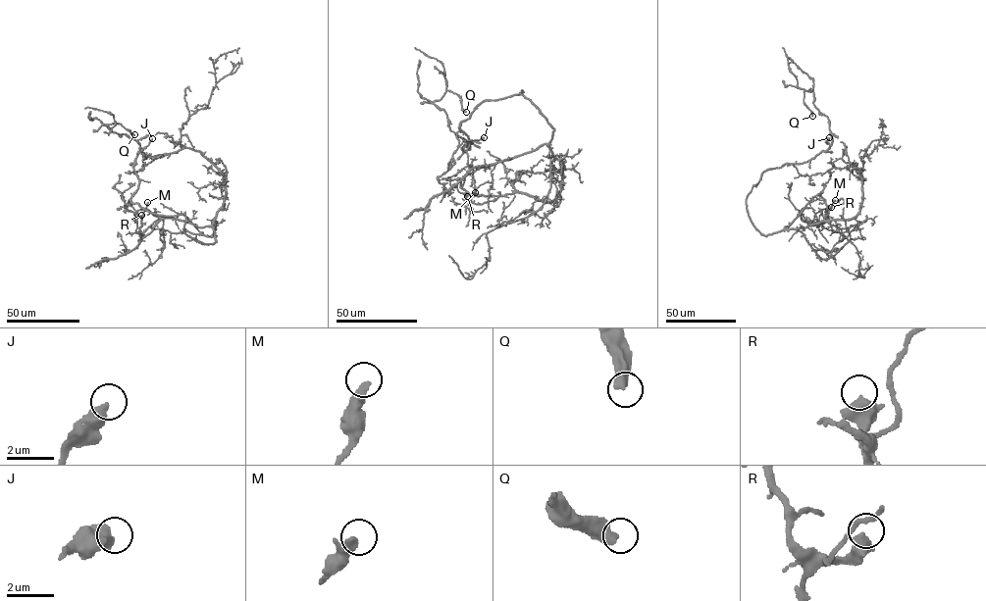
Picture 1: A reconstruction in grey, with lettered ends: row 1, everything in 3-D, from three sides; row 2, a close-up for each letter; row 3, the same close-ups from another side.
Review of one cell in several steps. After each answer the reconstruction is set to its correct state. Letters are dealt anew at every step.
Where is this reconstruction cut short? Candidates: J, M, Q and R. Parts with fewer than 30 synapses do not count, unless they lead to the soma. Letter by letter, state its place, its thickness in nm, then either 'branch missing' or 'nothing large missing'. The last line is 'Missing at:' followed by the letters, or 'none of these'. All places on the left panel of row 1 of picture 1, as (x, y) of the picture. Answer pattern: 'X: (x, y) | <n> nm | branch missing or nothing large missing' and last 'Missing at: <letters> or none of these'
J: (152, 138) | 480 nm | nothing large missing
M: (147, 202) | 400 nm | nothing large missing
Q: (134, 134) | 460 nm | nothing large missing
R: (141, 215) | 600 nm | nothing large missing
Missing at: none of these

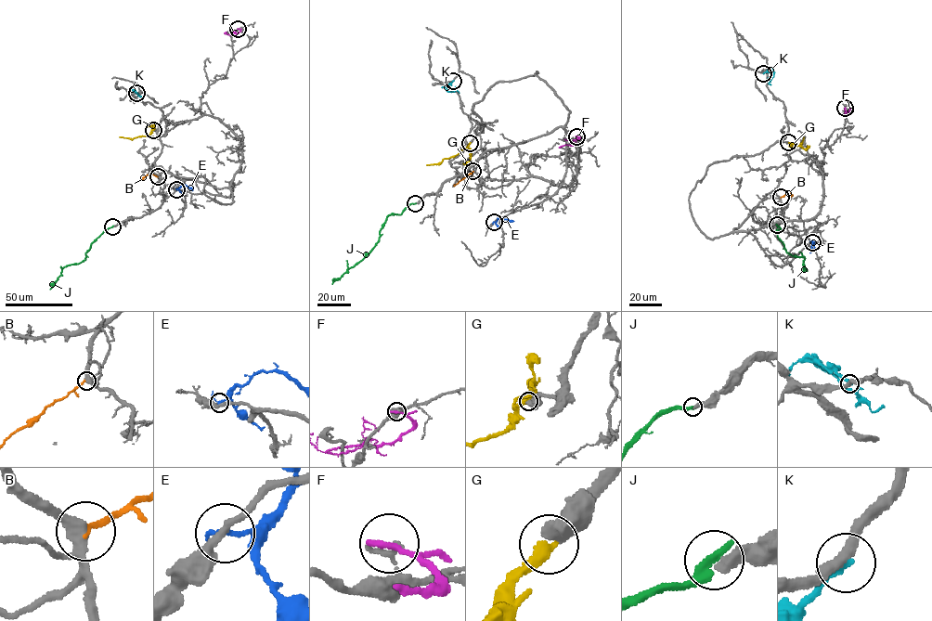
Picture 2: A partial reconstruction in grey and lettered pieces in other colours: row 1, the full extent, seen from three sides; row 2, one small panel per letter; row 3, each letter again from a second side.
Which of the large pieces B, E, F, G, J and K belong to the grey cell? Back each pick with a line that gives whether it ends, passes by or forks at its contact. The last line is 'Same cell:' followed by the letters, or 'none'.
G: it ends there
Same cell: G

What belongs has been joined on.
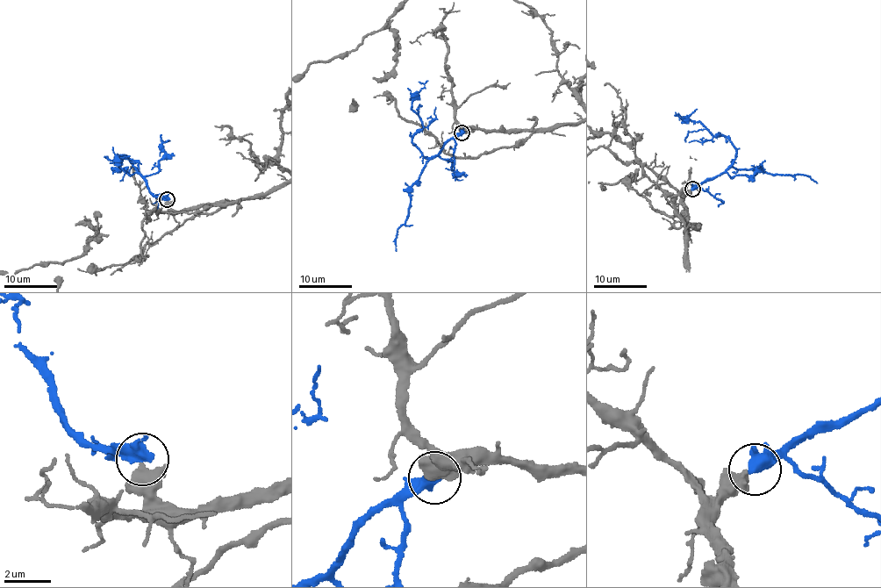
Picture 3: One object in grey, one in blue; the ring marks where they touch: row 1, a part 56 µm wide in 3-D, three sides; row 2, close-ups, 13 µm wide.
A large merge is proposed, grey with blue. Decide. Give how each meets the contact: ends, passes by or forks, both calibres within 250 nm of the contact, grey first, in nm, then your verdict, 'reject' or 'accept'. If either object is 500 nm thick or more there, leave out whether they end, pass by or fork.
grey passes by; blue passes by; 360 nm thick on the grey side, 440 nm on the other; accept

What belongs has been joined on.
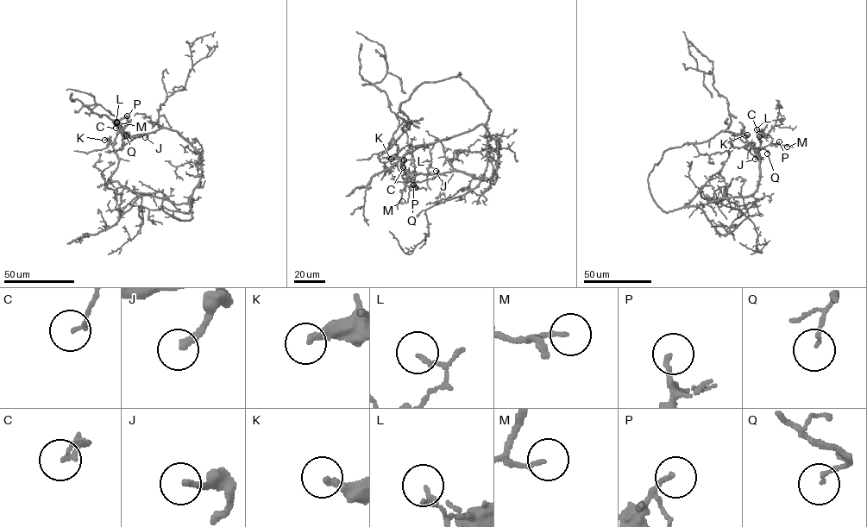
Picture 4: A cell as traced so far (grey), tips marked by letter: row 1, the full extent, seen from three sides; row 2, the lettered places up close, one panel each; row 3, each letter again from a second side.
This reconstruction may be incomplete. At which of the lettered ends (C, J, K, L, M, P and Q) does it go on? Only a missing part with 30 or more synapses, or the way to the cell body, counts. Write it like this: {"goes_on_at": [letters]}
{"goes_on_at": ["J"]}

